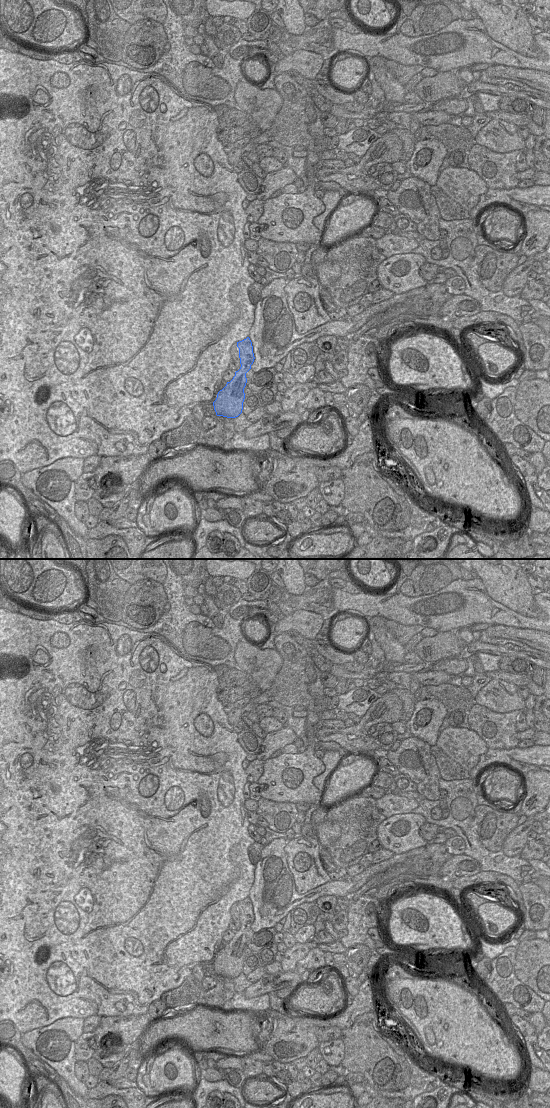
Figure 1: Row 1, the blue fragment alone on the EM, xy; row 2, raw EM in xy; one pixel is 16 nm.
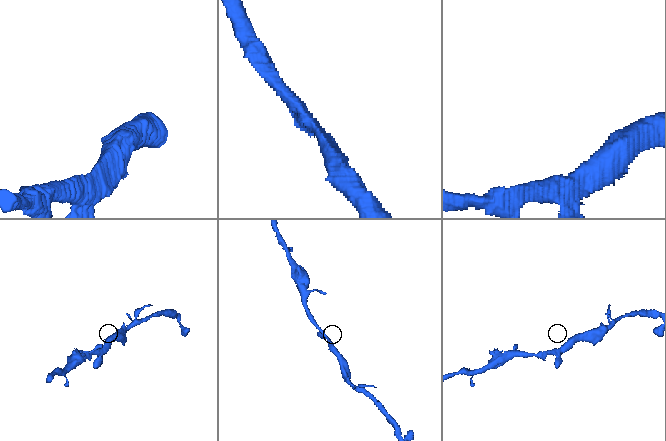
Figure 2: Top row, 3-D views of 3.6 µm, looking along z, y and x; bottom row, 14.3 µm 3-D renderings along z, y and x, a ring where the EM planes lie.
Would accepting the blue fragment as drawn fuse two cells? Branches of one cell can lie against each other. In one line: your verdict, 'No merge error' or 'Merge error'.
No merge error.

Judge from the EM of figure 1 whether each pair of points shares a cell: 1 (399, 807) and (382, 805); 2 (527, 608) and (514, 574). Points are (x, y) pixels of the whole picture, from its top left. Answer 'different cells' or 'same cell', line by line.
1: same cell
2: same cell

